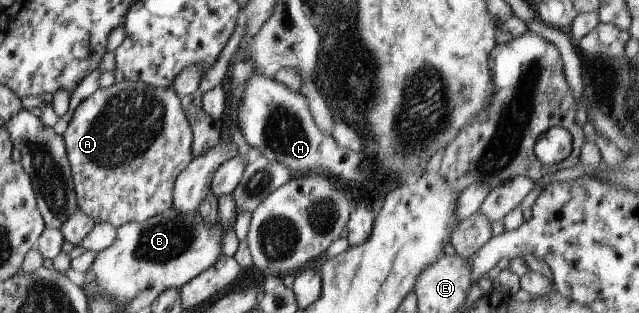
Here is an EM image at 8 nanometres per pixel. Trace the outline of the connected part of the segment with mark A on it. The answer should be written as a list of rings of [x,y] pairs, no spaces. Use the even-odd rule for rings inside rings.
[[[130,80],[115,81],[107,88],[98,88],[91,96],[84,99],[75,109],[74,114],[63,133],[65,147],[67,148],[67,157],[71,166],[73,183],[76,191],[78,208],[89,215],[96,224],[107,222],[113,227],[121,227],[129,222],[141,223],[159,215],[164,211],[173,208],[173,187],[178,175],[189,165],[192,160],[191,143],[193,143],[193,131],[189,120],[181,107],[181,100],[177,92],[171,87],[168,90],[158,90],[155,87],[149,87],[143,82],[131,82]]]

